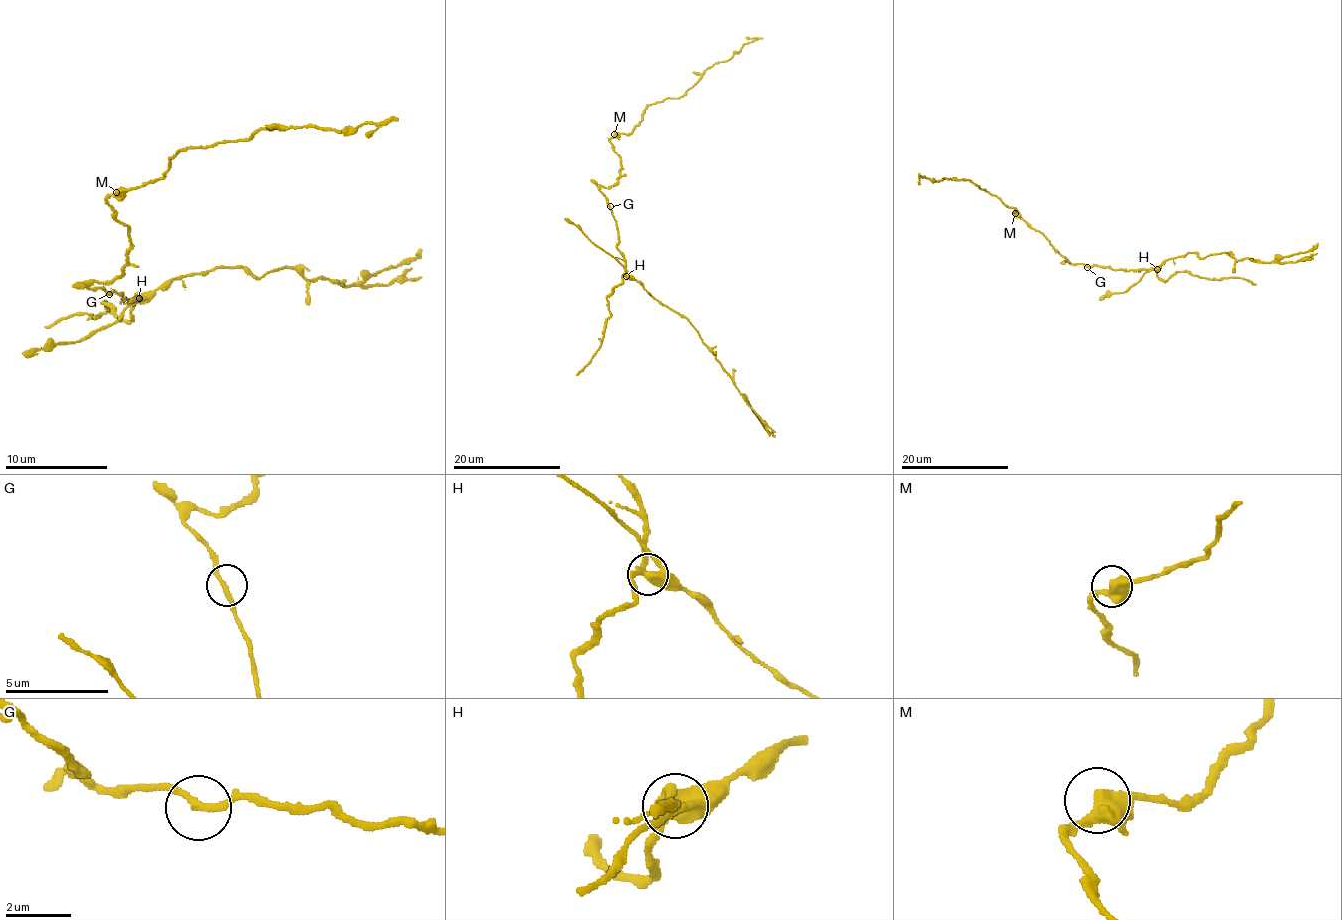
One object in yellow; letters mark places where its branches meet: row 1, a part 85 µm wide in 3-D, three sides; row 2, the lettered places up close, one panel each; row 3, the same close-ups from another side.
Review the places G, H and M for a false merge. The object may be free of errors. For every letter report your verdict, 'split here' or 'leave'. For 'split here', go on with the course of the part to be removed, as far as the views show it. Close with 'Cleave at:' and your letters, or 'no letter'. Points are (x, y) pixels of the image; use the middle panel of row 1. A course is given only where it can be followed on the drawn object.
G: leave
H: split here; foreign part runs (626, 276), (632, 276), (691, 323), (774, 436)
M: leave
Cleave at: H

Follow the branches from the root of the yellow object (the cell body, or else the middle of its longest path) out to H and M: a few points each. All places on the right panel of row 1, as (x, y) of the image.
H: (1087, 265), (1157, 269)
M: (1087, 265), (1067, 261), (1042, 233), (1015, 213)

